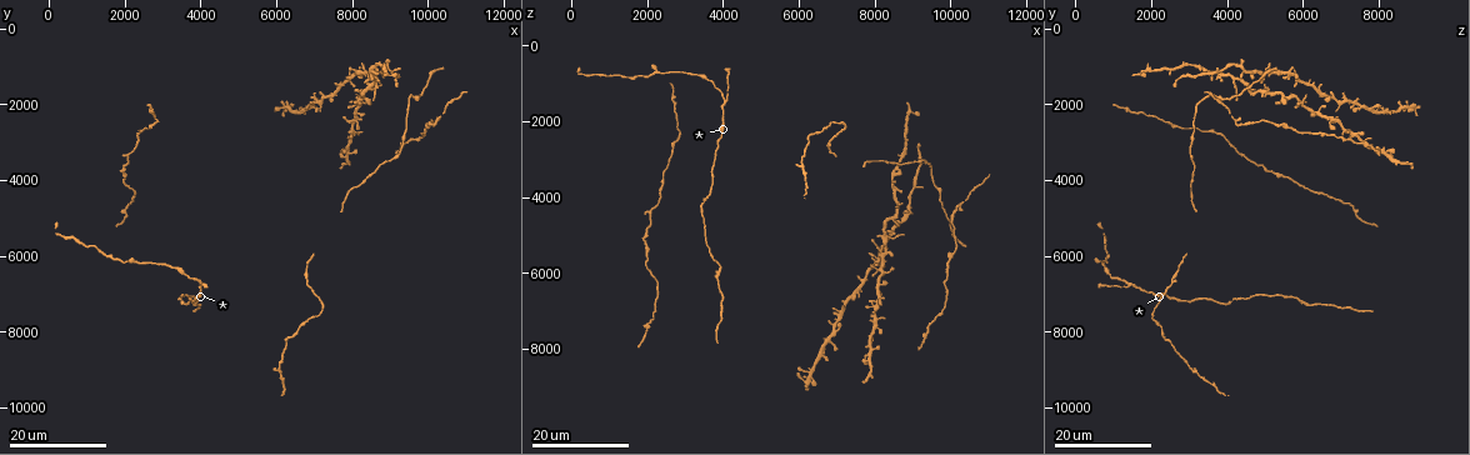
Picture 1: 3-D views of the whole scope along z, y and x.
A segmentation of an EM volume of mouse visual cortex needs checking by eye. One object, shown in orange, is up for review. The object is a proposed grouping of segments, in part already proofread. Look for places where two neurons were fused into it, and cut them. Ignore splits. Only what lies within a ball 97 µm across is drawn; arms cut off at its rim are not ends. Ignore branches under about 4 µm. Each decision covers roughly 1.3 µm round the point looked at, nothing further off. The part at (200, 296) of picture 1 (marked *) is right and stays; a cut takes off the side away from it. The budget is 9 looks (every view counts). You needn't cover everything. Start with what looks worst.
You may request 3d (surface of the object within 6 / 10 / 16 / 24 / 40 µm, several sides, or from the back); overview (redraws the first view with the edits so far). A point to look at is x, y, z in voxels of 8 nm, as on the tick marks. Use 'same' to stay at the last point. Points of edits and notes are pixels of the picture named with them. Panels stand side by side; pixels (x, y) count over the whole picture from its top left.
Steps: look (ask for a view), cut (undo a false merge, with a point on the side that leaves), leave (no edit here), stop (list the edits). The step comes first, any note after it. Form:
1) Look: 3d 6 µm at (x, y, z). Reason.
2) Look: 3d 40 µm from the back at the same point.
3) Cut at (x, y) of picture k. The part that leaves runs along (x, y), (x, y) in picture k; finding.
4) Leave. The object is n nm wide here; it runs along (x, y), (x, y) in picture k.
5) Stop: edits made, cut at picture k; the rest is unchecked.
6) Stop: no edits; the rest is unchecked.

Look: 3d 16 µm at (10300, 2400, 4150). Side arm on a straight run.

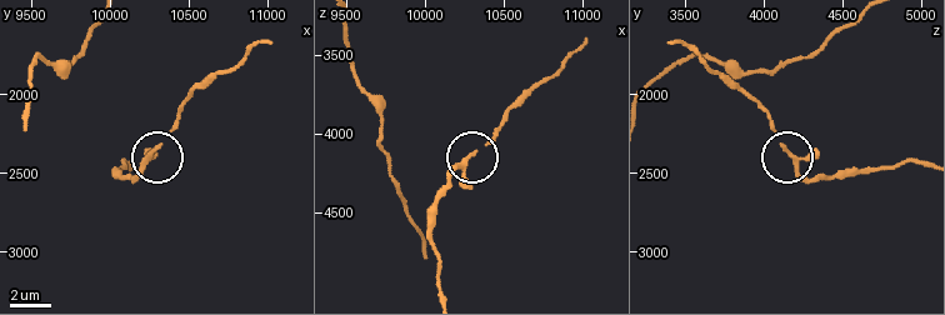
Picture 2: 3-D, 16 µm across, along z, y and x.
Look: 3d 6 µm at (10240, 2420, 4200).

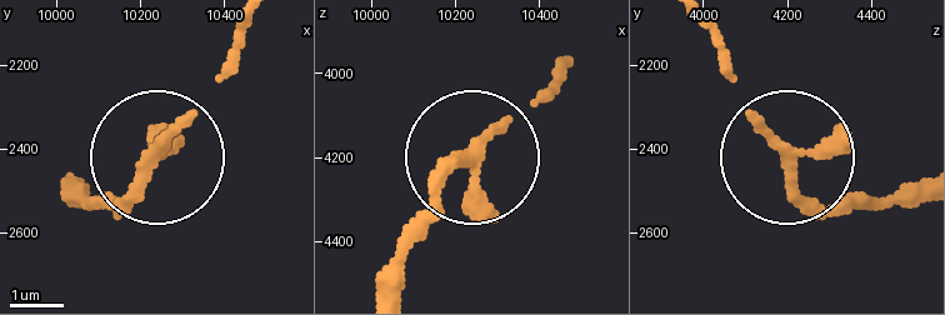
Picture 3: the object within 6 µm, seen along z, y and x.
Leave. The side arm is 12 µm long; 3 arms meet here; one neuron here.

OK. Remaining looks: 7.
Look: 3d 24 µm at (4100, 6750, 1400). Branch point.

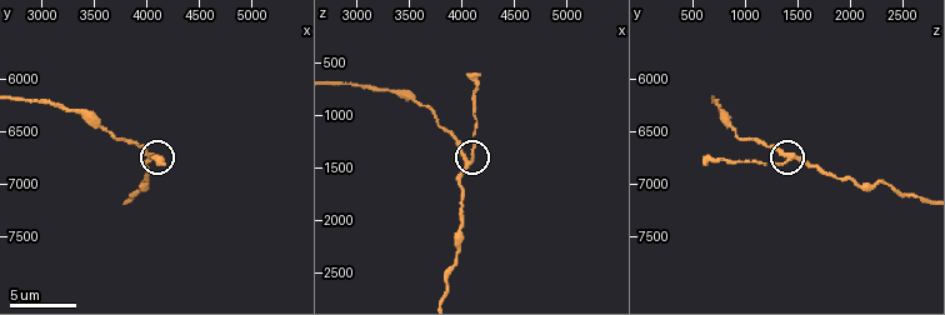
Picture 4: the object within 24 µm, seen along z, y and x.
Look: 3d 6 µm at (4100, 6740, 1460).

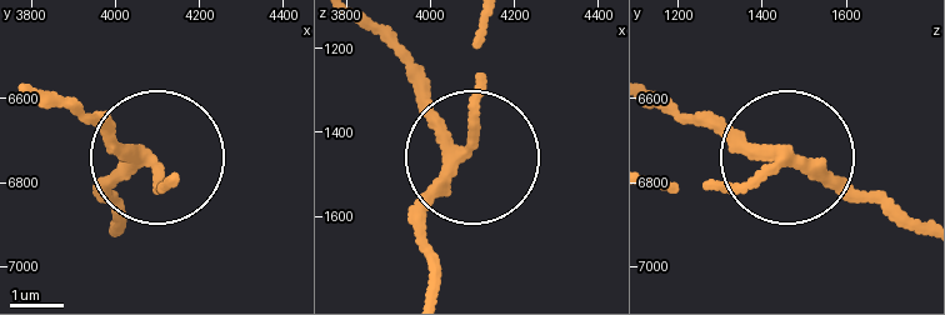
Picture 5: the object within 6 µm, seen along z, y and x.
Leave. It runs along (915, 231), (780, 164), (659, 183) in picture 5; continuous, no second neuron.

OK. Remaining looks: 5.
Look: 3d 24 µm at (9250, 1300, 3150).

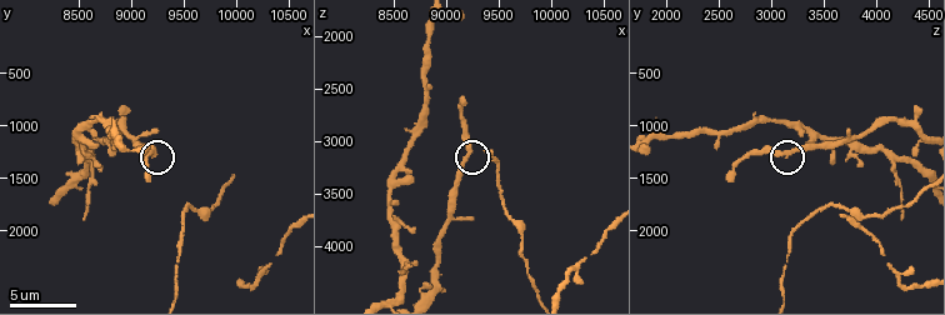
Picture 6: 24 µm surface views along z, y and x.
Look: 3d 10 µm at (9200, 1260, 3120).

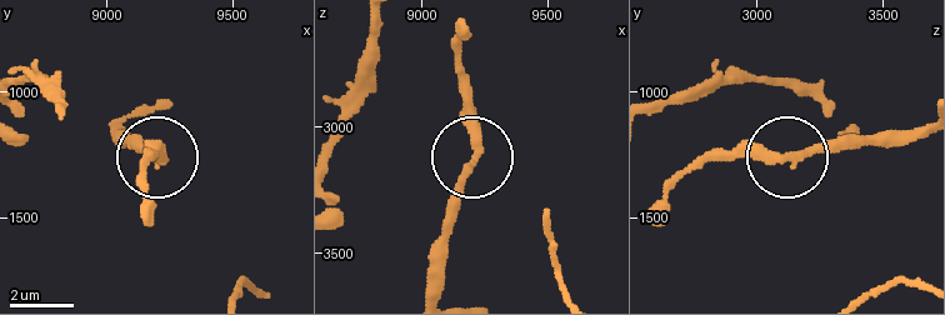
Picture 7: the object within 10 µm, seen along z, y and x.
Leave. All the same neuron.

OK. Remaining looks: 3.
Look: 3d 10 µm at (8560, 1440, 4460). Two arms at a narrow angle.

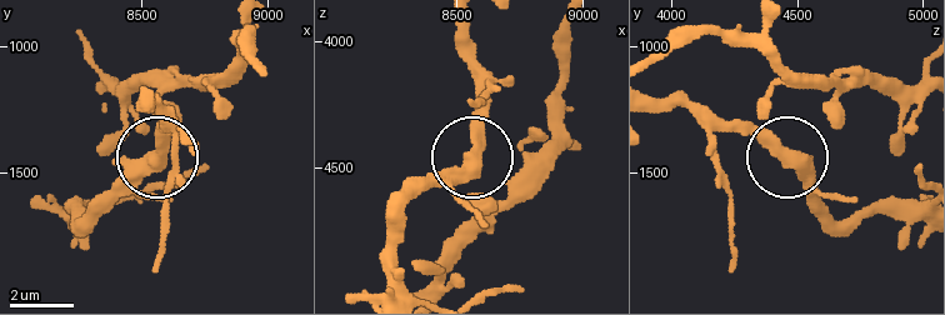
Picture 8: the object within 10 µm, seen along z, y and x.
Look: 3d 10 µm from the back at (8550, 1450, 4470).

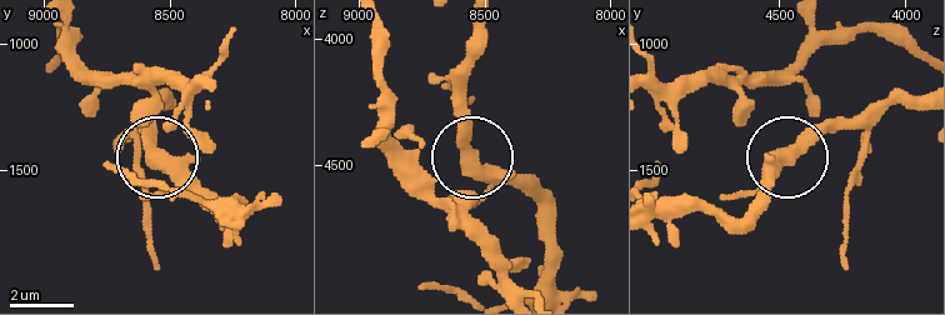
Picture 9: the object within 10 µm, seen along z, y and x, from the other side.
Leave. The side arm is 28 µm long; continuous, no second neuron.

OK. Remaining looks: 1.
Stop: no edits; the rest is unchecked.

